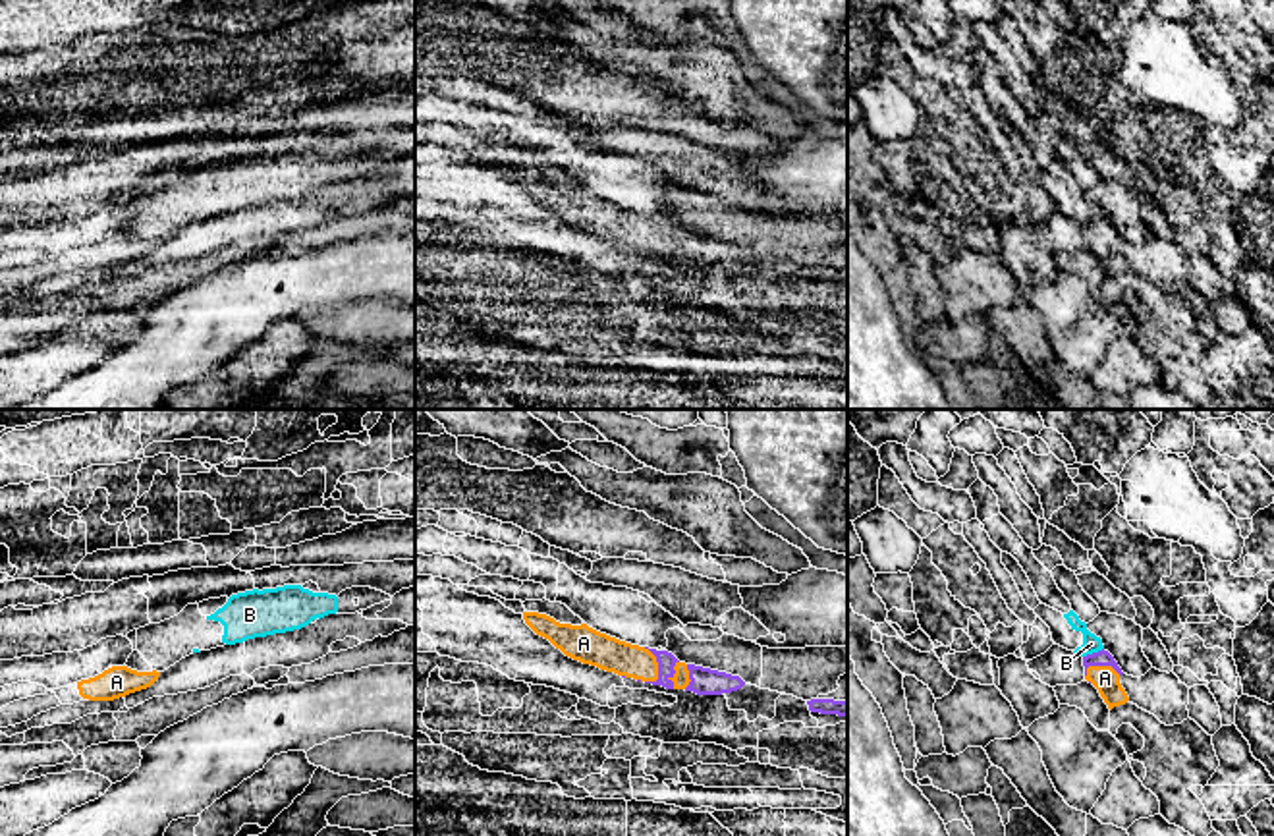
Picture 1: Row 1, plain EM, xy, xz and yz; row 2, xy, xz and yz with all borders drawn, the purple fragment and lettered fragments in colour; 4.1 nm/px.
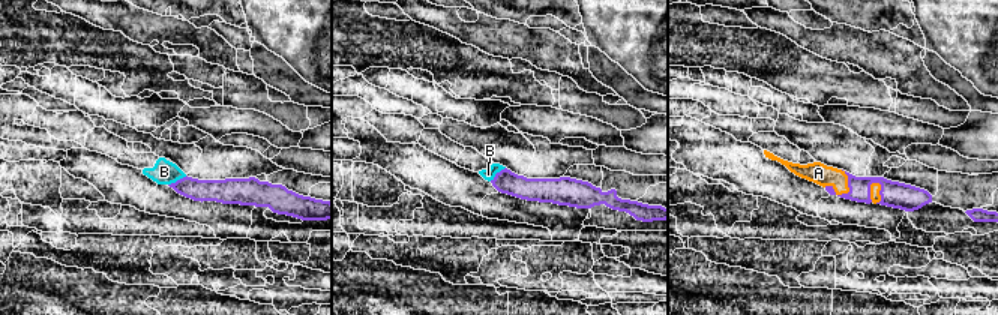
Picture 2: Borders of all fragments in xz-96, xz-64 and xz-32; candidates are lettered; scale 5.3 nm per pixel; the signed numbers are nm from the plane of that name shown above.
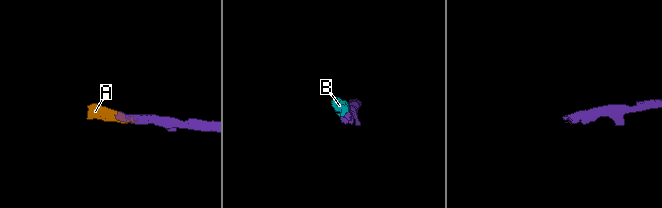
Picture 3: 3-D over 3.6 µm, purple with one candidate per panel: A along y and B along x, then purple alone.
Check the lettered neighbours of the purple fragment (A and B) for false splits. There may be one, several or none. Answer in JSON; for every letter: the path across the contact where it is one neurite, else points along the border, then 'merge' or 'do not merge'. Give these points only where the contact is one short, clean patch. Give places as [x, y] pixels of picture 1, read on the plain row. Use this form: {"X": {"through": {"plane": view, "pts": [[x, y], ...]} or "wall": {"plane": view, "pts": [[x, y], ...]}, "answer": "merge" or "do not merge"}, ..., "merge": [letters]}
{"A": {"through": {"plane": "xz", "pts": [[666, 228], [659, 232], [626, 228], [603, 219]]}, "answer": "merge"}, "B": {"answer": "do not merge"}, "merge": ["A"]}

